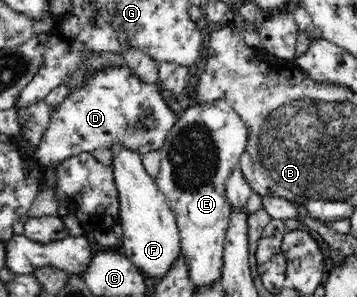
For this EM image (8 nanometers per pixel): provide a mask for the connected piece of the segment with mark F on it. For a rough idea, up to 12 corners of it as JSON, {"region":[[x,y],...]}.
{"region":[[112,148],[120,251],[148,278],[181,253],[179,226],[140,153]]}

